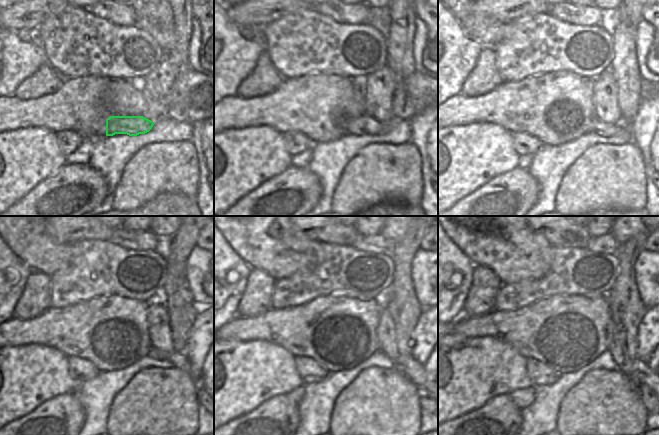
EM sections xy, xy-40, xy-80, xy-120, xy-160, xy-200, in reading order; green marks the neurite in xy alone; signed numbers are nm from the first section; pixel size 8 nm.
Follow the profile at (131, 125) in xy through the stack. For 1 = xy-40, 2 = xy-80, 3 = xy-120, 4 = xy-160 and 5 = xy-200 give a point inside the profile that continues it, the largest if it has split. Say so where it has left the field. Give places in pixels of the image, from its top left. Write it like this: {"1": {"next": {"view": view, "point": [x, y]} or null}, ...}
{"1": {"next": {"view": "xy-40", "point": [365, 124]}}, "2": {"next": {"view": "xy-80", "point": [597, 127]}}, "3": {"next": {"view": "xy-120", "point": [178, 359]}}, "4": {"next": {"view": "xy-160", "point": [414, 371]}}, "5": {"next": {"view": "xy-200", "point": [640, 372]}}}

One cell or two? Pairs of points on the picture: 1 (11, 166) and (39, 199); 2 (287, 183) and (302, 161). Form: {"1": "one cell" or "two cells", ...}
{"1": "two cells", "2": "two cells"}

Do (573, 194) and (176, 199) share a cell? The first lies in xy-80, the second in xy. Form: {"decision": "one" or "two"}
{"decision": "two"}

